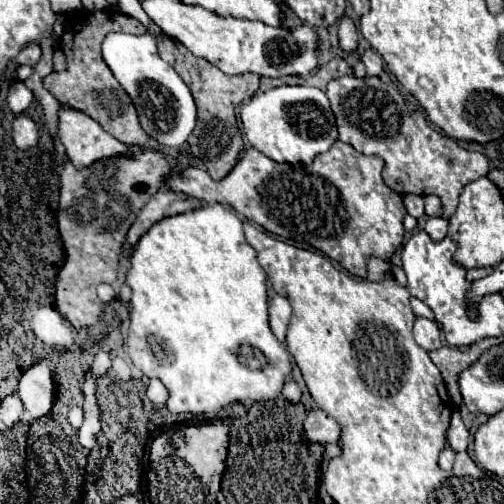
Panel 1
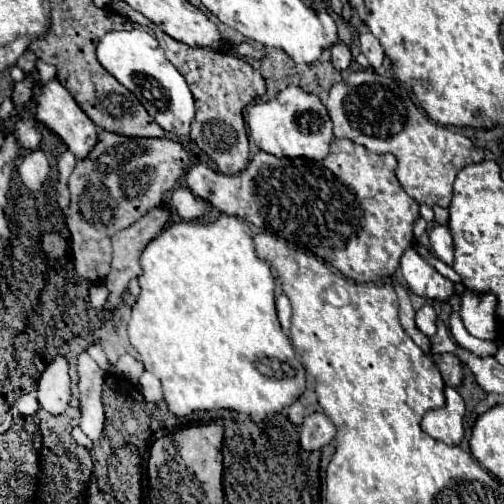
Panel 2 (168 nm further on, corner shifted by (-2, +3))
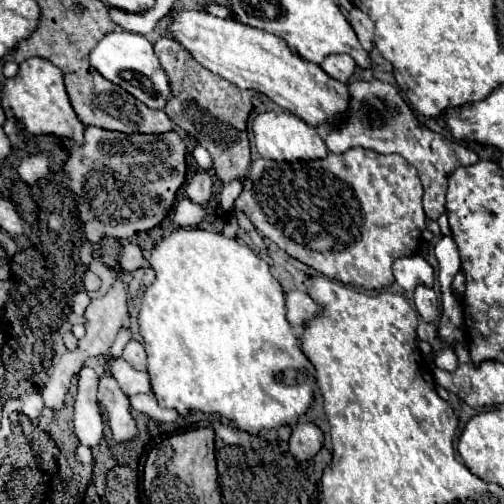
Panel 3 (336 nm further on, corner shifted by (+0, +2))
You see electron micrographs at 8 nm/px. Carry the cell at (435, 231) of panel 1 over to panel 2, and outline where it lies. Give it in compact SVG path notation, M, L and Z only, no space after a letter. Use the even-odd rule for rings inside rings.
M436 224L436 226L430 230L430 246L432 246L434 254L436 254L442 262L452 264L452 260L454 260L454 246L452 246L452 236L450 236L448 226Z

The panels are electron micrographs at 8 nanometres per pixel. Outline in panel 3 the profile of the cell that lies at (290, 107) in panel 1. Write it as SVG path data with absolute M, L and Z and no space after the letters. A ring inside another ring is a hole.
M288 111L260 113L254 119L252 131L254 131L256 149L264 159L274 159L274 161L304 159L304 161L308 161L308 159L324 159L328 155L328 149L326 149L324 141L320 139L318 131L314 127L310 127L308 123L304 123L300 117L296 117L296 115L288 113Z

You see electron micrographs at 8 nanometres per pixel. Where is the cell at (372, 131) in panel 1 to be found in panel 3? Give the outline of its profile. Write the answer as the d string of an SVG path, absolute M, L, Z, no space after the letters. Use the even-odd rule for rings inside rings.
M354 81L350 85L350 109L348 121L342 127L330 125L326 147L332 153L344 153L350 147L366 147L378 153L398 153L410 165L418 169L420 181L424 185L424 213L428 219L438 219L446 213L446 189L448 177L454 169L462 165L478 163L478 155L462 143L454 143L424 125L418 123L408 103L402 99L396 87L382 81Z

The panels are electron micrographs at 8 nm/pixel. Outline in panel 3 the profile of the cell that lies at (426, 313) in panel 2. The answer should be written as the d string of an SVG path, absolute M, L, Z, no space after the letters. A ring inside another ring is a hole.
M424 285L416 287L414 303L416 303L416 309L424 321L436 321L438 319L440 309L438 309L438 297L436 297L434 289L424 287Z

